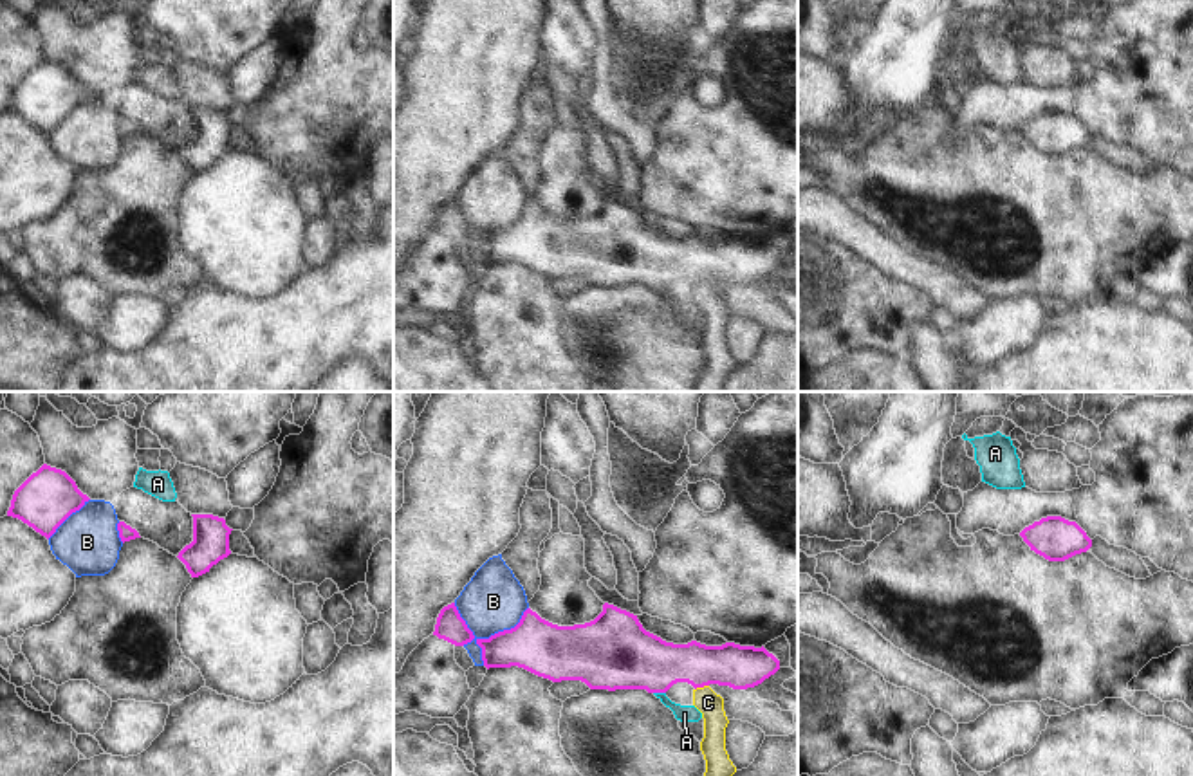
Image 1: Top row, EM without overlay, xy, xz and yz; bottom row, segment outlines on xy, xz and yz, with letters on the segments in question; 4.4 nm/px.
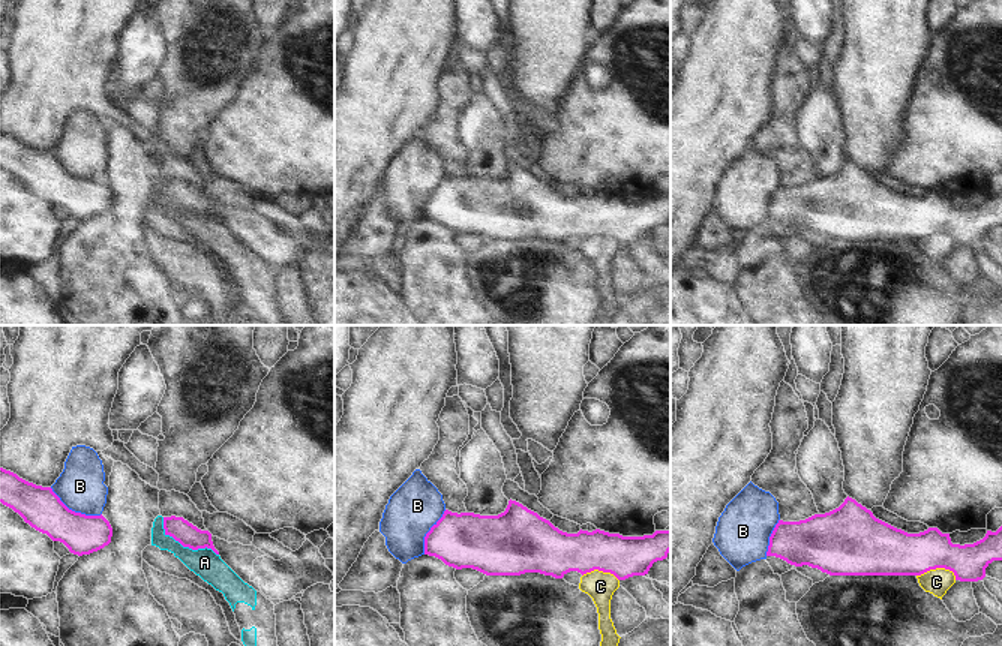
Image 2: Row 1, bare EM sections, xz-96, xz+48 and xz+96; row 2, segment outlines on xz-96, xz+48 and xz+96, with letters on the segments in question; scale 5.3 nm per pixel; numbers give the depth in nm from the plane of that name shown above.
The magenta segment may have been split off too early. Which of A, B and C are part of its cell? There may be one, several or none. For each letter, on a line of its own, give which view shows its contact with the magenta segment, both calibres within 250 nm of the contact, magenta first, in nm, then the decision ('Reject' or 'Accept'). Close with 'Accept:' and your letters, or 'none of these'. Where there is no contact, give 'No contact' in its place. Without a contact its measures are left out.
A: Touches magenta in xz. Thickness 320 nm (magenta) against 80 nm. Reject
B: Touches magenta in xz. Thickness 240 nm (magenta) against 280 nm. Reject
C: Touches magenta in xz. Thickness 240 nm (magenta) against 110 nm. Reject
Accept: none of these.

